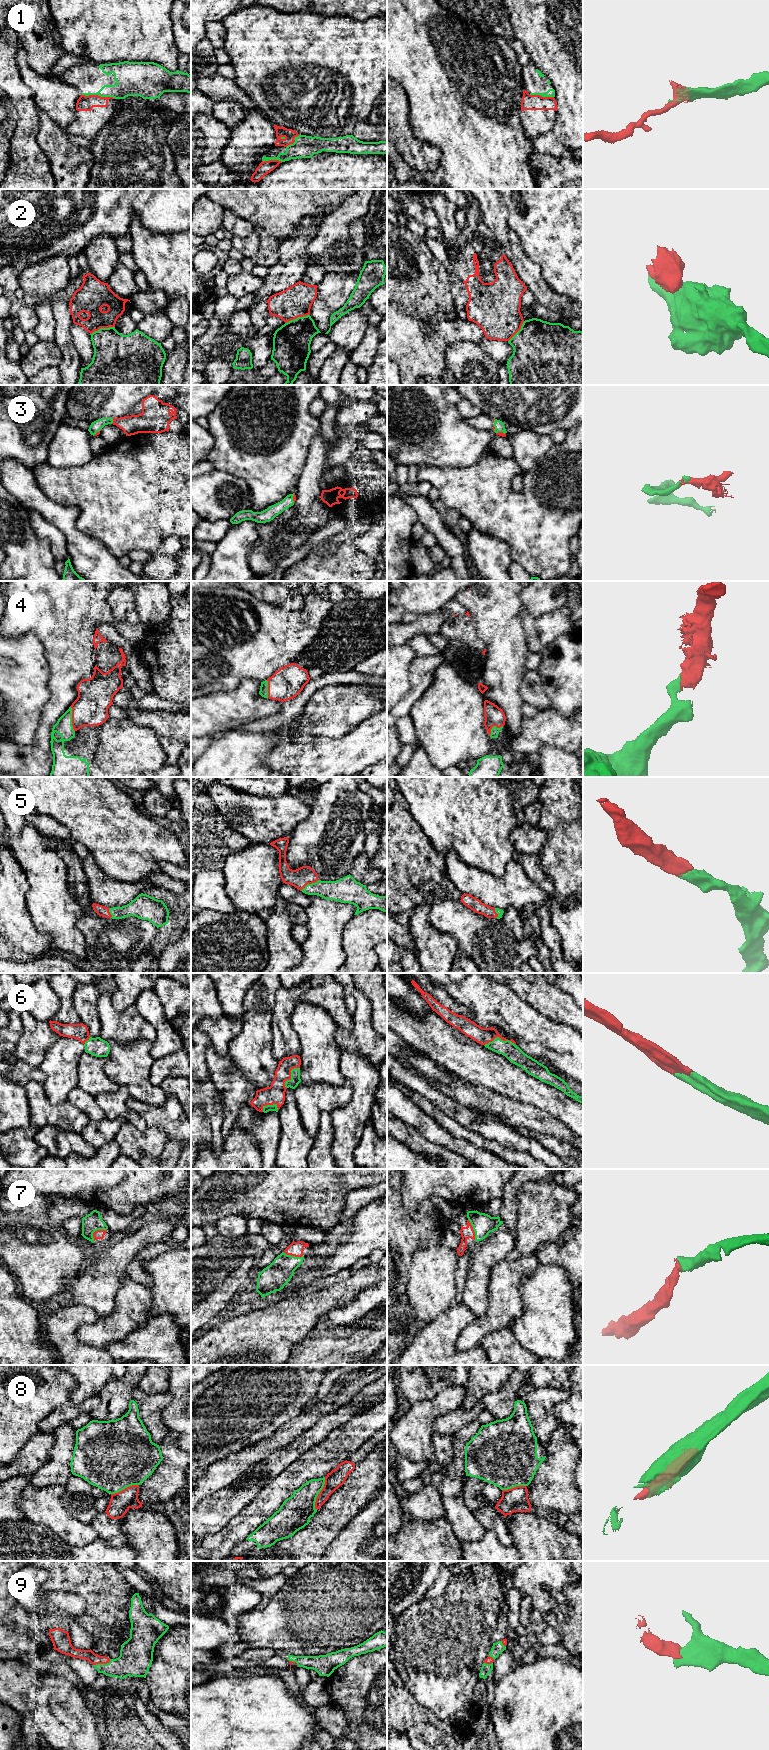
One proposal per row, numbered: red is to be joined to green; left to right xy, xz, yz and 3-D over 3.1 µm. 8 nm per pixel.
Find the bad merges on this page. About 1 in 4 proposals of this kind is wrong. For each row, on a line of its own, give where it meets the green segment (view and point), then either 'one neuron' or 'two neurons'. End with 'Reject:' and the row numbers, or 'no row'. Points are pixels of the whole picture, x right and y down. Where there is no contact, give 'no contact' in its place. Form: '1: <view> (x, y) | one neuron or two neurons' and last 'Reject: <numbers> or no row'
1: xy (98, 95) | two neurons
2: xy (102, 328) | two neurons
3: xy (112, 421) | one neuron
4: xy (71, 719) | one neuron
5: xz (309, 884) | one neuron
6: yz (500, 1038) | one neuron
7: xy (96, 1230) | one neuron
8: xz (319, 1492) | two neurons
9: xy (102, 1664) | one neuron
Reject: 1, 2, 8

